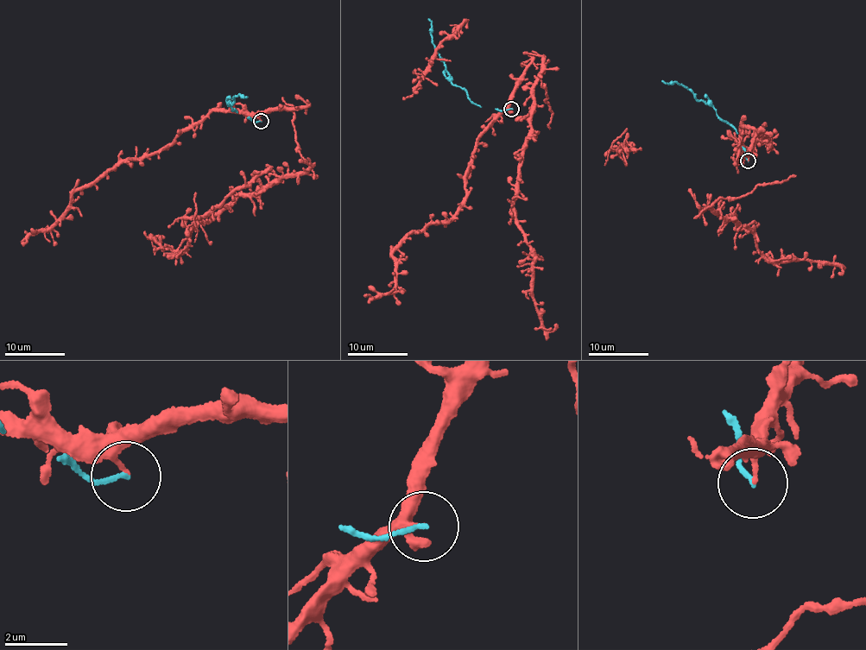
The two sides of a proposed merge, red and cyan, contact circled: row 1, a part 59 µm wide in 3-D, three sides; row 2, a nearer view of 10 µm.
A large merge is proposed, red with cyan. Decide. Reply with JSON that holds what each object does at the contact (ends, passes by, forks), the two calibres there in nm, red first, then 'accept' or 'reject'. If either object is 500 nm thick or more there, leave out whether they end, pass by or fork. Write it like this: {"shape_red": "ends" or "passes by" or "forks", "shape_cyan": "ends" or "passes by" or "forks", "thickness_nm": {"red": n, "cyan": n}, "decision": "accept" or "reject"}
{"shape_red": "ends", "shape_cyan": "ends", "thickness_nm": {"red": 200, "cyan": 160}, "decision": "reject"}

